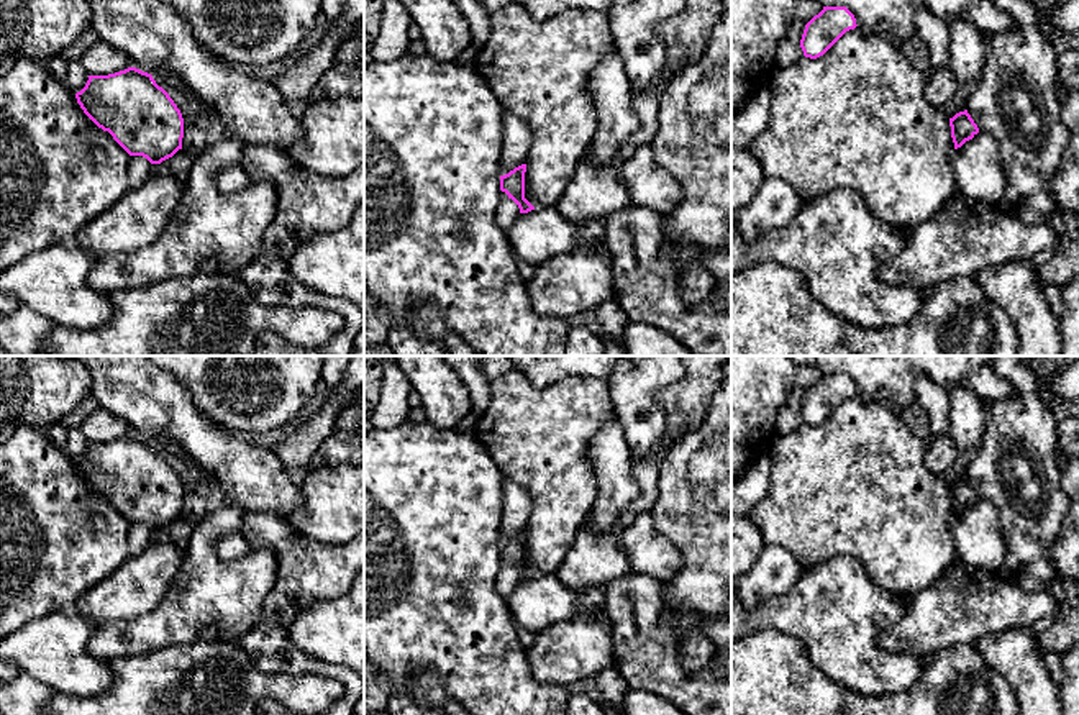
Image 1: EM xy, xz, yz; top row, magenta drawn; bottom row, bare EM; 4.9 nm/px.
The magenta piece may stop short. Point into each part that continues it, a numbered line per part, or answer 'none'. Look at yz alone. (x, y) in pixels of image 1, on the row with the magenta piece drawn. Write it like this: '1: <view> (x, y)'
none

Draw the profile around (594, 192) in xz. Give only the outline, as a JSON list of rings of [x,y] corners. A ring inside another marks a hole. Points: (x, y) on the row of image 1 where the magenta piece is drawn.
[[[631,87],[631,110],[638,128],[625,139],[610,166],[595,166],[592,149],[587,149],[572,180],[554,207],[566,221],[580,225],[592,218],[607,218],[613,212],[631,207],[630,194],[621,180],[621,164],[638,148],[651,144],[659,128],[661,97],[662,92],[658,87],[644,90]]]

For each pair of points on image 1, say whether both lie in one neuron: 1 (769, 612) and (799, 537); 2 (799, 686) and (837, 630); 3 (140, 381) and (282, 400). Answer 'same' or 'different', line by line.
1: different
2: different
3: different

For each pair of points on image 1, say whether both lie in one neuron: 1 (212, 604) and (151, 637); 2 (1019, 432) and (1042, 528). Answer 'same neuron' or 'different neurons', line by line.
1: same neuron
2: same neuron

